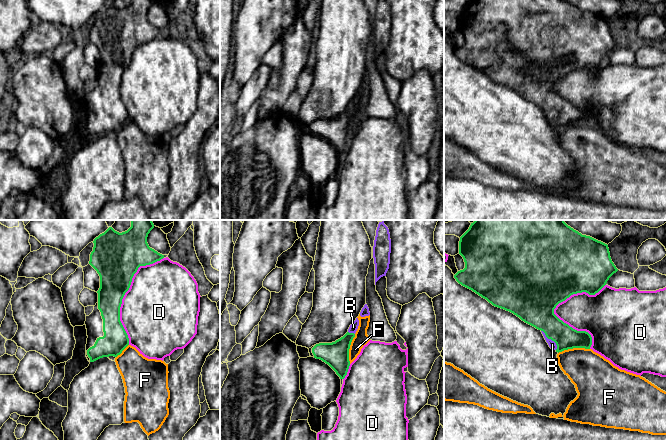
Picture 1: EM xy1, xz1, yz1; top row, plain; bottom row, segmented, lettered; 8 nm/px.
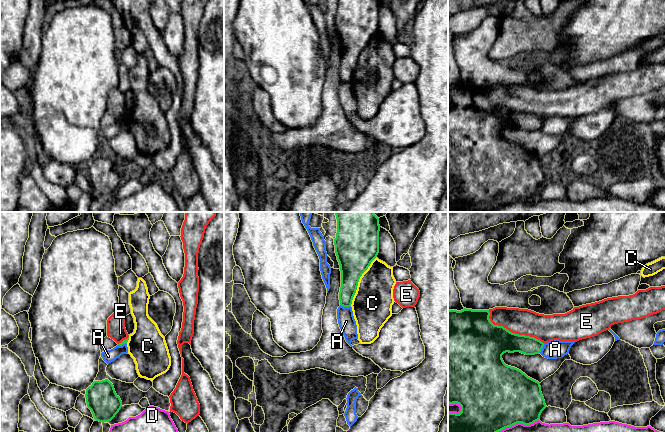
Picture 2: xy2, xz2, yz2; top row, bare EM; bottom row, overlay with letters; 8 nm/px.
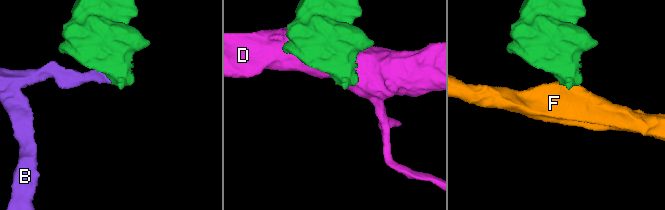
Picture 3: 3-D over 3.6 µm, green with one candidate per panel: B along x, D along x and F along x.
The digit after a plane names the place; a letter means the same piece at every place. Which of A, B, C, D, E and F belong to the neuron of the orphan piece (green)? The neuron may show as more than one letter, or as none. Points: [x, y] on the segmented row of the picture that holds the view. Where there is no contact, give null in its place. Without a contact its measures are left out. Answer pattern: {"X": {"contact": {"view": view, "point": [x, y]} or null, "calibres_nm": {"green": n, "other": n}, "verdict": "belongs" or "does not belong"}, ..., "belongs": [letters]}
{"A": {"contact": {"view": "xz2", "point": [345, 306]}, "calibres_nm": {"green": 150, "other": 140}, "verdict": "does not belong"}, "B": {"contact": {"view": "yz1", "point": [551, 339]}, "calibres_nm": {"green": 260, "other": 60}, "verdict": "belongs"}, "C": {"contact": {"view": "xz2", "point": [358, 281]}, "calibres_nm": {"green": 320, "other": 320}, "verdict": "does not belong"}, "D": {"contact": {"view": "yz1", "point": [553, 310]}, "calibres_nm": {"green": 500, "other": 300}, "verdict": "does not belong"}, "E": {"contact": {"view": "yz2", "point": [511, 332]}, "calibres_nm": {"green": 360, "other": 200}, "verdict": "does not belong"}, "F": {"contact": {"view": "yz1", "point": [573, 347]}, "calibres_nm": {"green": 190, "other": 320}, "verdict": "does not belong"}, "belongs": ["B"]}

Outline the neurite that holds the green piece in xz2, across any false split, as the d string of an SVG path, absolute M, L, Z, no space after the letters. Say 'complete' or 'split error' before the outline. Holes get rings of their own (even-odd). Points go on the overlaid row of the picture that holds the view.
complete; M335 212L335 253L340 265L340 305L350 307L362 274L379 253L379 218L374 212Z

